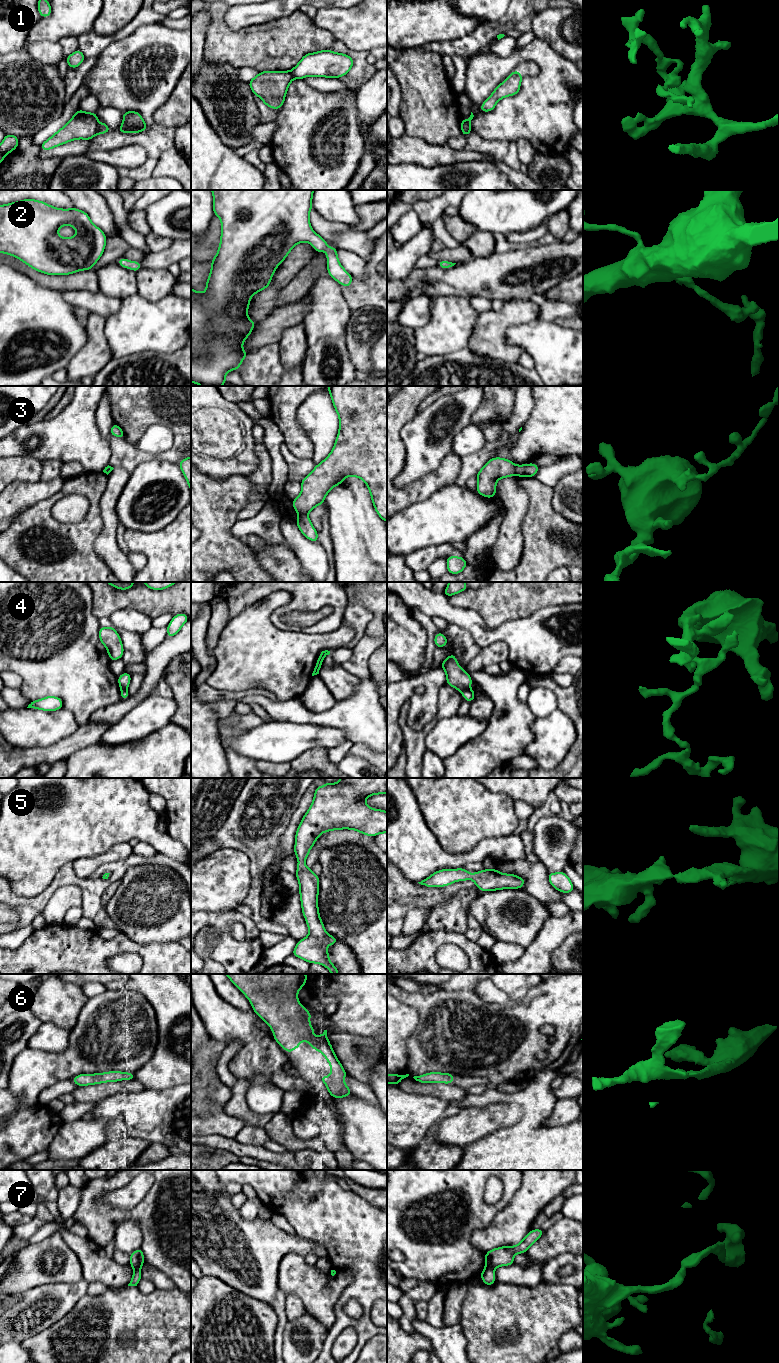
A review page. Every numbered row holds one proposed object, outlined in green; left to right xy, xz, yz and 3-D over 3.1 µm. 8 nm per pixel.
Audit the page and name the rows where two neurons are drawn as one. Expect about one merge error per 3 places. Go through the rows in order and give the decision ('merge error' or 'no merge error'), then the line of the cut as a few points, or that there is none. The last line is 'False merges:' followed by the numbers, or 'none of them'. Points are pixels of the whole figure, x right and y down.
1: merge error; cut in xy along (98, 126), (96, 133)
2: no merge error; no cut
3: merge error; cut in xz along (306, 513), (299, 515)
4: merge error; cut in yz along (468, 688), (462, 692)
5: no merge error; no cut
6: no merge error; no cut
7: merge error; cut in yz along (486, 1266), (490, 1266), (493, 1269)
False merges: 1, 3, 4, 7

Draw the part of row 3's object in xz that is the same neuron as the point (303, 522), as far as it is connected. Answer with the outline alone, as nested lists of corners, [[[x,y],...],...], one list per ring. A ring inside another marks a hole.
[[[307,514],[299,515],[296,519],[296,524],[301,533],[309,540],[319,542],[318,532],[313,527]]]

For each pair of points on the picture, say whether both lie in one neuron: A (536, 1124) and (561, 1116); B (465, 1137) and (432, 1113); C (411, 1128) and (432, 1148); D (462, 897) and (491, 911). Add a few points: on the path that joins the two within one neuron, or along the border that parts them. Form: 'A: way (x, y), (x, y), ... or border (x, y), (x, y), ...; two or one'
A: border (556, 1100), (551, 1115), (545, 1121), (547, 1126); two
B: border (444, 1117), (436, 1123); two
C: border (425, 1139), (411, 1150); two
D: border (477, 894), (466, 911); two

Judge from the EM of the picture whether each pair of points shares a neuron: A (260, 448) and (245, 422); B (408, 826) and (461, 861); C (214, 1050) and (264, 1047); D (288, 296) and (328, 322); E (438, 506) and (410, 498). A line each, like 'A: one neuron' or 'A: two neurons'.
A: two neurons
B: one neuron
C: two neurons
D: two neurons
E: two neurons

